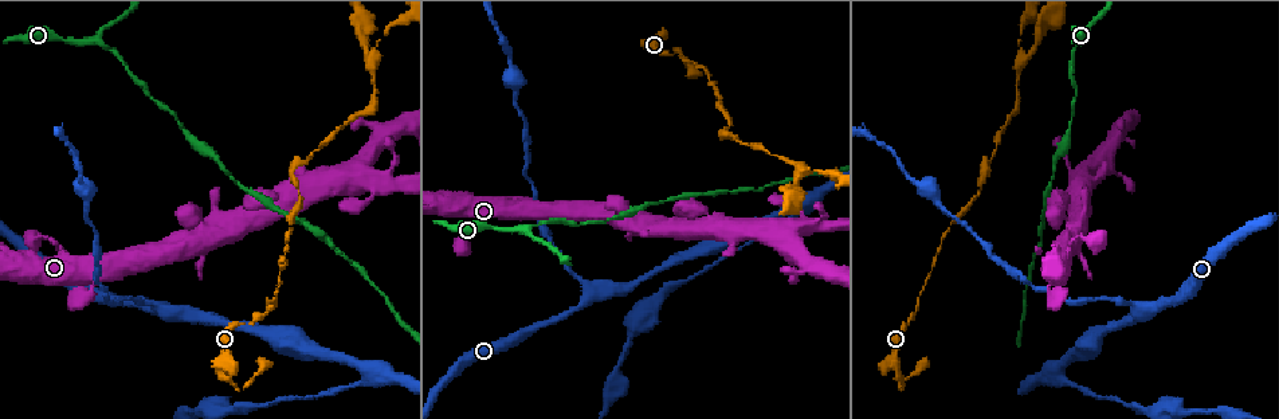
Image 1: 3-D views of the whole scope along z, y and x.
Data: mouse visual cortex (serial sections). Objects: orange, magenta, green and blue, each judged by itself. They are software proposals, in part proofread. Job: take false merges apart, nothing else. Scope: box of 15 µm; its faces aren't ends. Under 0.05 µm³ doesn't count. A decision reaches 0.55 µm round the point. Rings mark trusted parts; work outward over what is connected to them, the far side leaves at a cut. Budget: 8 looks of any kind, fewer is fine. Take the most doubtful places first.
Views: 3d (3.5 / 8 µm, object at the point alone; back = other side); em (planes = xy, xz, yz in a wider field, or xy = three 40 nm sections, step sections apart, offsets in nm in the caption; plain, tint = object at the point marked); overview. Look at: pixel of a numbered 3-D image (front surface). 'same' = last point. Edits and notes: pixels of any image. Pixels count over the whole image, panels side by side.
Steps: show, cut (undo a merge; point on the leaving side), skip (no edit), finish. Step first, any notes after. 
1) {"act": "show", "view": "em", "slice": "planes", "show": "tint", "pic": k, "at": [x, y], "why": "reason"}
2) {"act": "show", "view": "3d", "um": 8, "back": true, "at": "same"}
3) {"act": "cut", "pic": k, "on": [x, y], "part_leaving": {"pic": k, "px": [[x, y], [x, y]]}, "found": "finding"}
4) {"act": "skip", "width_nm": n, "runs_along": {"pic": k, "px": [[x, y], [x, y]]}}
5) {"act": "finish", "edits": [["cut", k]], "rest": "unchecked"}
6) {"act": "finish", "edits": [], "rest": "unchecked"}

{"act": "show", "view": "3d", "um": 3.5, "pic": 1, "at": [522, 229], "why": "arms part here"}

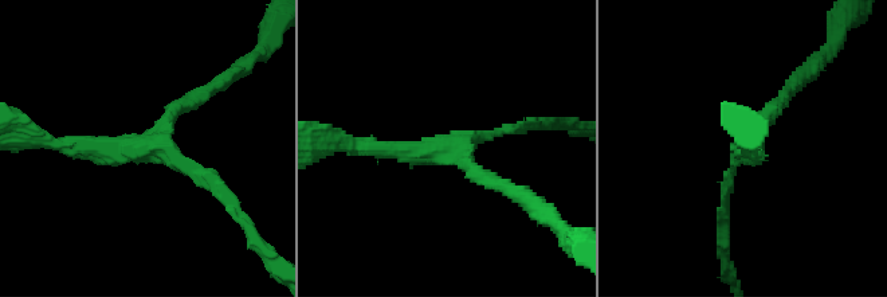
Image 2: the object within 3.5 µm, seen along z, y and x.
{"act": "show", "view": "em", "slice": "xy", "step": 2, "show": "tint", "pic": 2, "at": [449, 151], "arms": 3, "arm_widths_nm": [150, 200, 200], "why": "need the tissue"}

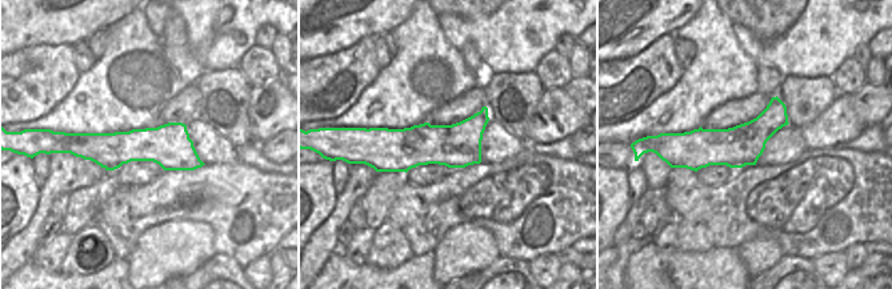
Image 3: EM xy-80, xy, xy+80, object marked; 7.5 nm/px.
{"act": "show", "view": "em", "slice": "xy", "step": 1, "show": "tint", "at": "same"}

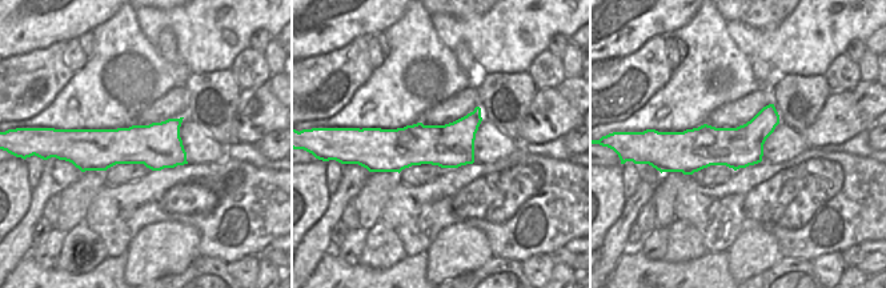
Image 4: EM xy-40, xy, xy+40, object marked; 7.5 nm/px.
{"act": "skip", "runs_along": {"pic": 2, "px": [[54, 144], [161, 148], [223, 194]]}, "found": "continuous, no second cell"}

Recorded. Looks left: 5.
{"act": "show", "view": "3d", "um": 3.5, "pic": 1, "at": [674, 49], "why": "a narrow waist"}

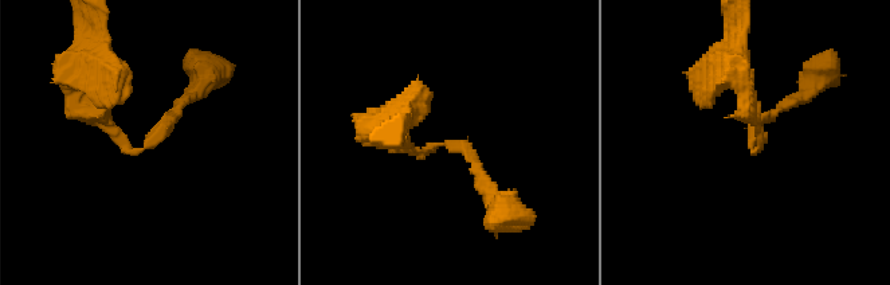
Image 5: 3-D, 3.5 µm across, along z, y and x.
{"act": "show", "view": "em", "slice": "xy", "step": 1, "show": "tint", "pic": 5, "at": [750, 146], "arm_widths_nm": [150, 250], "why": "need the tissue"}

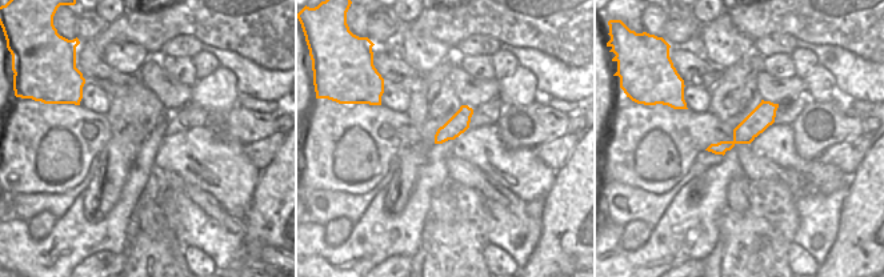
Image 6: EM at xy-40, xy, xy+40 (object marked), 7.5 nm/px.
{"act": "show", "view": "em", "slice": "planes", "show": "tint", "at": "same"}

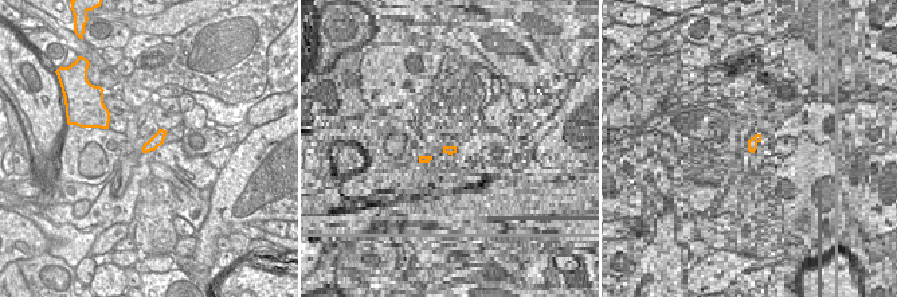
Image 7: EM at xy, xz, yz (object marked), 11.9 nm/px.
{"act": "skip", "runs_along": {"pic": 5, "px": [[81, 90], [129, 148], [142, 148], [187, 98]]}, "found": "continuous, no second cell"}

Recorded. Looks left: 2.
{"act": "show", "view": "3d", "um": 3.5, "back": true, "pic": 1, "at": [981, 188], "why": "sharp bend"}

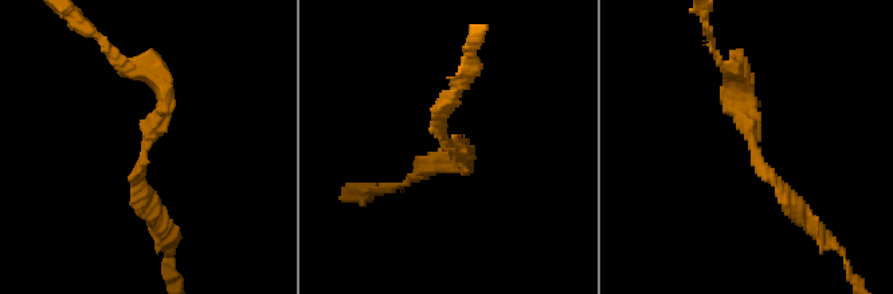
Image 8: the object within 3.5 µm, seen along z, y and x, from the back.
{"act": "skip", "runs_along": {"pic": 8, "px": [[803, 214], [755, 160], [737, 73]]}, "found": "one cell here"}

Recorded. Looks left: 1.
{"act": "finish", "edits": [], "rest": "unchecked"}

